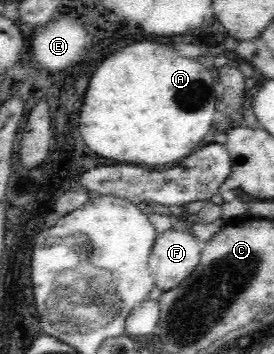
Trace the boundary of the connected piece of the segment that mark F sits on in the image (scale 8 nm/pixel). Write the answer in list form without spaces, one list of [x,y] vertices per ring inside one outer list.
[[[171,228],[158,234],[148,257],[155,285],[163,291],[178,286],[198,265],[202,243],[187,232]]]

